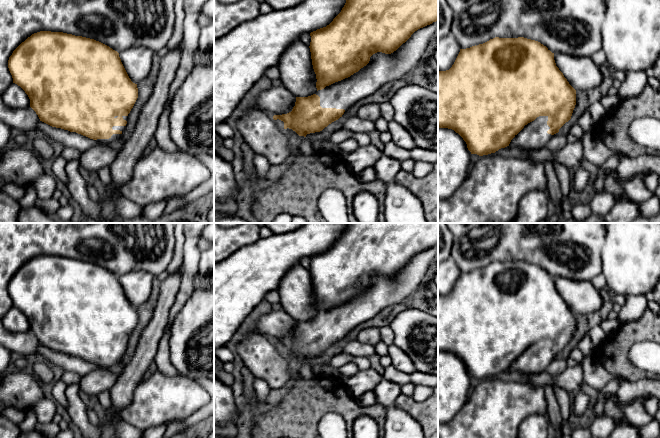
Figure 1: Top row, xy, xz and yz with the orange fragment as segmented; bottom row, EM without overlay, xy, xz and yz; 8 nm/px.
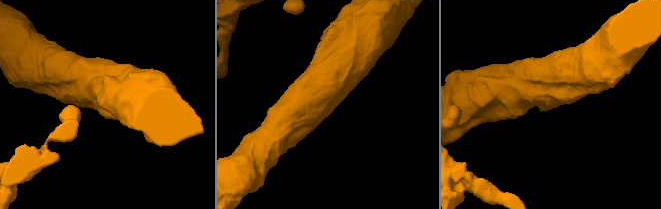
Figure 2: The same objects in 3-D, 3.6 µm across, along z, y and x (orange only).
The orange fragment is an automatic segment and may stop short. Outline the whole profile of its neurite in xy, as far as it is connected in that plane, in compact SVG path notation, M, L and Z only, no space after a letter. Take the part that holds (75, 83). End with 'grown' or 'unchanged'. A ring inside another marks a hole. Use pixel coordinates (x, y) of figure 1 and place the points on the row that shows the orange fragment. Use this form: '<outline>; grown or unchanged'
M40 31L32 34L13 51L8 68L13 83L28 95L30 107L40 121L97 140L100 144L110 144L123 138L127 116L138 98L138 88L129 78L119 53L109 46L82 36Z; grown

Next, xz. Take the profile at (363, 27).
M346 0L341 12L329 25L310 33L309 48L317 92L308 97L296 97L291 112L274 115L273 119L283 121L284 129L292 129L299 136L322 131L357 101L414 70L437 30L438 0Z; grown

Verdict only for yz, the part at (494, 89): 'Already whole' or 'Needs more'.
Needs more

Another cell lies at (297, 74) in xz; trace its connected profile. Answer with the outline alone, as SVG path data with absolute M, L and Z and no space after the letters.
M301 40L294 41L285 49L278 68L283 86L294 96L308 97L317 92L310 48Z

